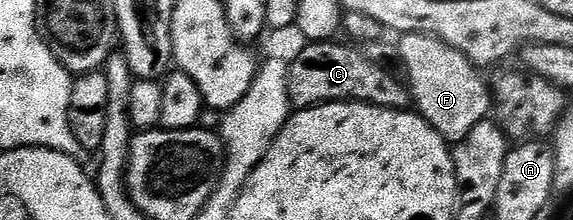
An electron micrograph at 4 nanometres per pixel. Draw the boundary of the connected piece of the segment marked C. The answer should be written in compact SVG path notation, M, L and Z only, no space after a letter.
M311 42L290 61L287 69L289 98L296 109L316 108L319 104L358 102L376 104L378 108L402 109L405 84L394 71L369 62L362 51L340 42Z

